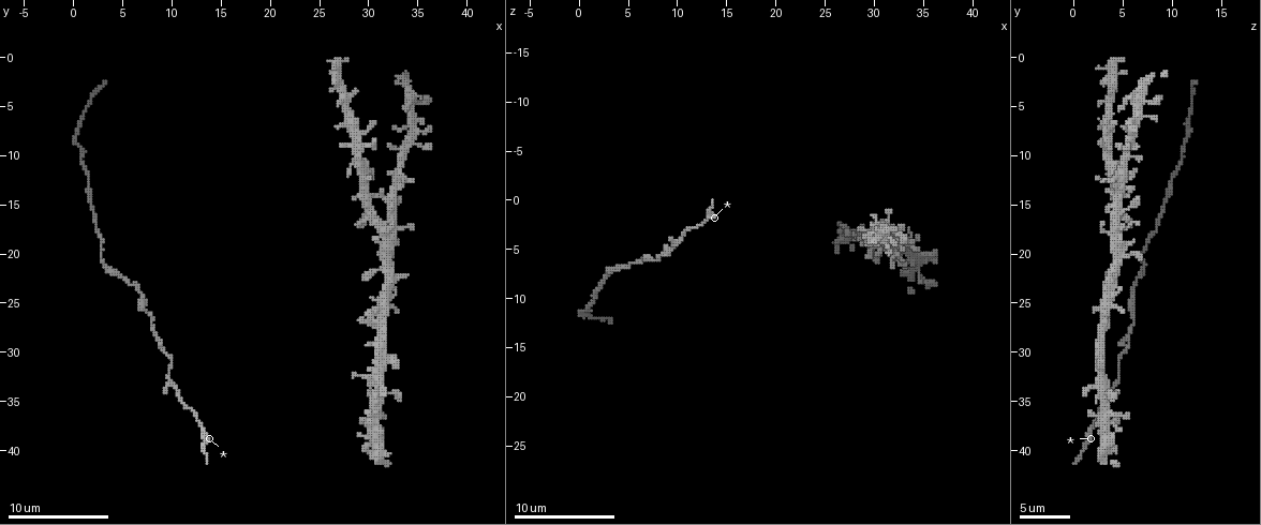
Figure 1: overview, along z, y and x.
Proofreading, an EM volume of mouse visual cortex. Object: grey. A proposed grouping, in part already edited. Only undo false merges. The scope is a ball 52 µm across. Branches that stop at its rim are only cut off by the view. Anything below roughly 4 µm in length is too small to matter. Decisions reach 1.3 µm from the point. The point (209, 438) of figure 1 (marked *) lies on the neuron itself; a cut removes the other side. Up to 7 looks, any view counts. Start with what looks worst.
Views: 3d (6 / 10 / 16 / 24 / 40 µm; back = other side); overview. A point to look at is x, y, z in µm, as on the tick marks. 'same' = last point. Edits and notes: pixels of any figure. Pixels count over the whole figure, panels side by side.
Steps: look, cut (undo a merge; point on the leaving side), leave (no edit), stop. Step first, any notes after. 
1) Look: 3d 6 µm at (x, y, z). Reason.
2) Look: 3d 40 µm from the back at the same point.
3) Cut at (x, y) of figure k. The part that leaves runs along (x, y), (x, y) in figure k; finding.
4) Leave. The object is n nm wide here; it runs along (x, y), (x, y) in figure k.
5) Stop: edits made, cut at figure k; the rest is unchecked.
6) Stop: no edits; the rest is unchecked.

Look: 3d 10 µm at (9.8, 32.8, 4.6).

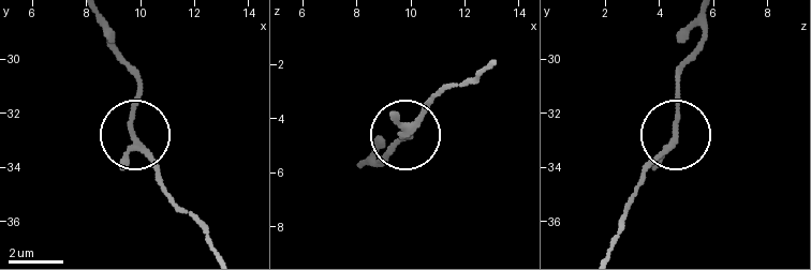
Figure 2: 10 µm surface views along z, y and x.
Leave. The object is 160 nm wide here; it runs along (216, 248), (135, 137), (139, 71) in figure 2; continuous, no second neuron.

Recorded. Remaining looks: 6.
Look: 3d 10 µm at (3.2, 21.2, 7.2). Sudden change in width.

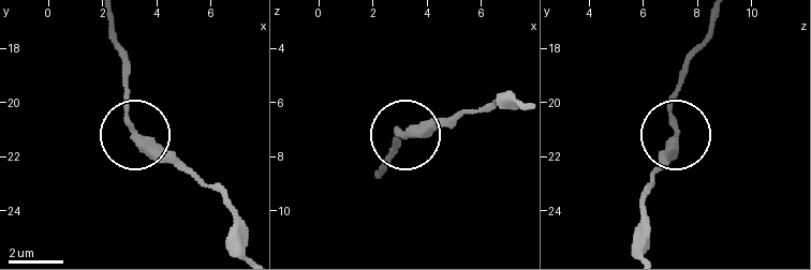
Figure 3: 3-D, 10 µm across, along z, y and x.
Look: 3d 6 µm at (3.4, 21.2, 7.1).

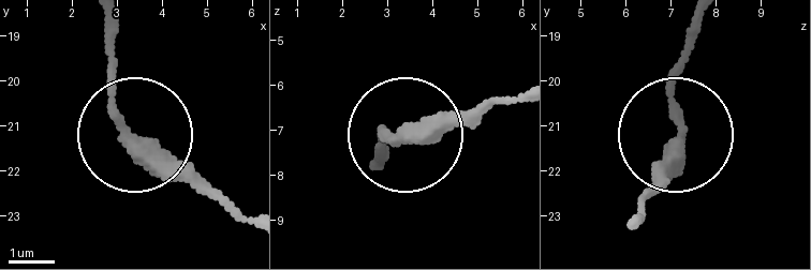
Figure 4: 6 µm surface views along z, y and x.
Leave. It runs along (644, 223), (678, 119), (667, 85), (690, 19) in figure 4; one neuron here.

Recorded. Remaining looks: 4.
Look: 3d 10 µm at (1.4, 12.6, 10.0). Calibre changes.

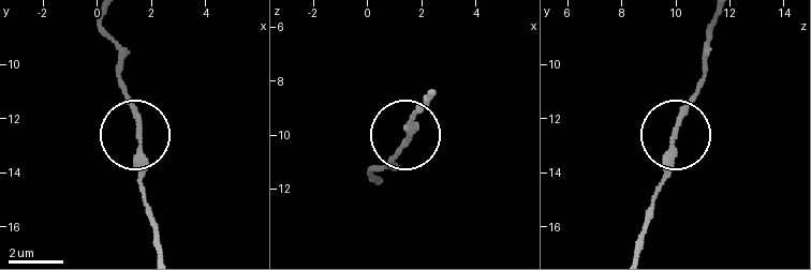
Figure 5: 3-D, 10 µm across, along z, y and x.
Look: 3d 6 µm at (1.5, 12.6, 10.0).

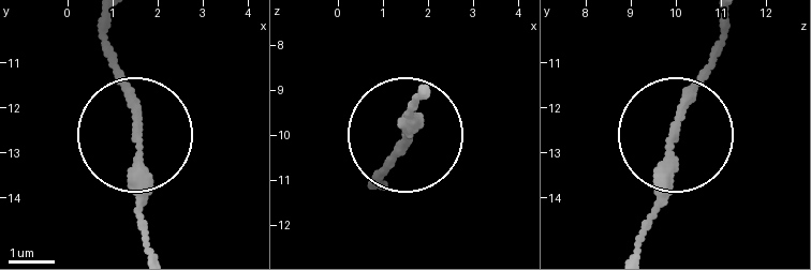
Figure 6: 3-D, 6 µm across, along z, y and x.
Leave. The object is 220 nm wide here; it runs along (148, 241), (136, 103), (102, 23) in figure 6; all the same neuron.

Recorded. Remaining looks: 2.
Stop: no edits; the rest is unchecked.

